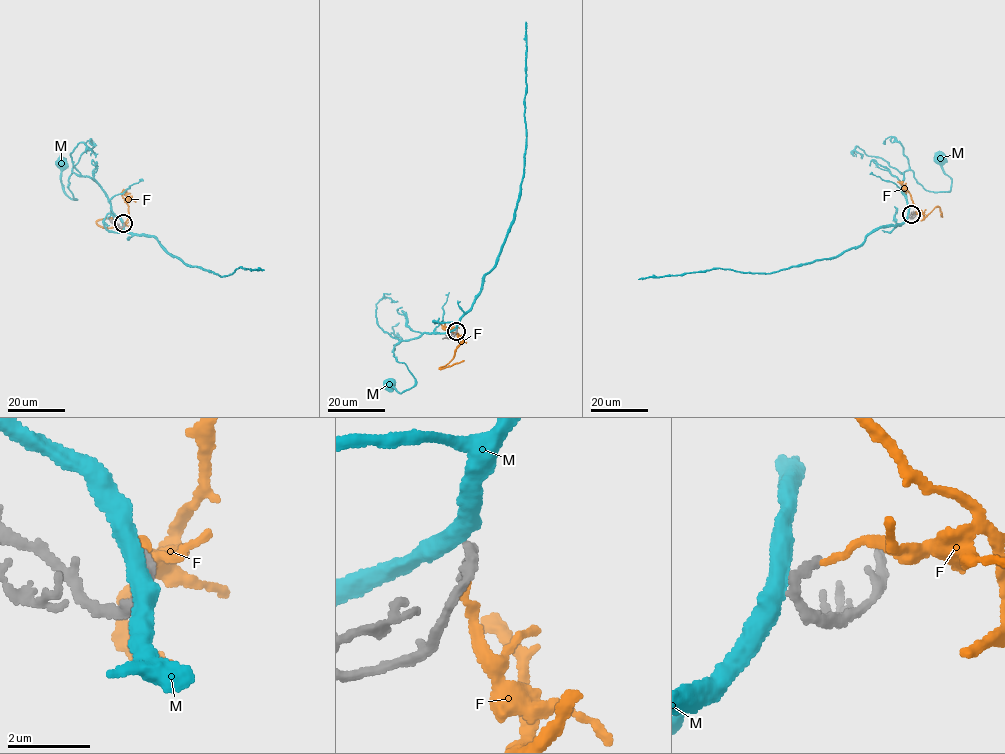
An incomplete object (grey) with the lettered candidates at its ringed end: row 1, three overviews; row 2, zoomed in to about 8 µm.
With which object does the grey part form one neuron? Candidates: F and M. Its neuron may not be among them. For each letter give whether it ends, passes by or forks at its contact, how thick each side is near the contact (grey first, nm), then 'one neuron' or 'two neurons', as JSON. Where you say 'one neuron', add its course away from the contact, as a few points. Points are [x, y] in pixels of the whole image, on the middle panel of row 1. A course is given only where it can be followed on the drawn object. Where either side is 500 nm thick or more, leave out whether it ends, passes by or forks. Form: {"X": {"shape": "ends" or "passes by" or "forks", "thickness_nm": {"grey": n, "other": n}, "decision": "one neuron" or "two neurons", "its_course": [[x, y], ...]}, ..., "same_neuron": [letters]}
{"F": {"shape": "ends", "thickness_nm": {"grey": 260, "other": 150}, "decision": "one neuron", "its_course": [[456, 331], [459, 345], [453, 359], [439, 368], [464, 360]]}, "M": {"shape": "passes by", "thickness_nm": {"grey": 340, "other": 440}, "decision": "two neurons"}, "same_neuron": ["F"]}

